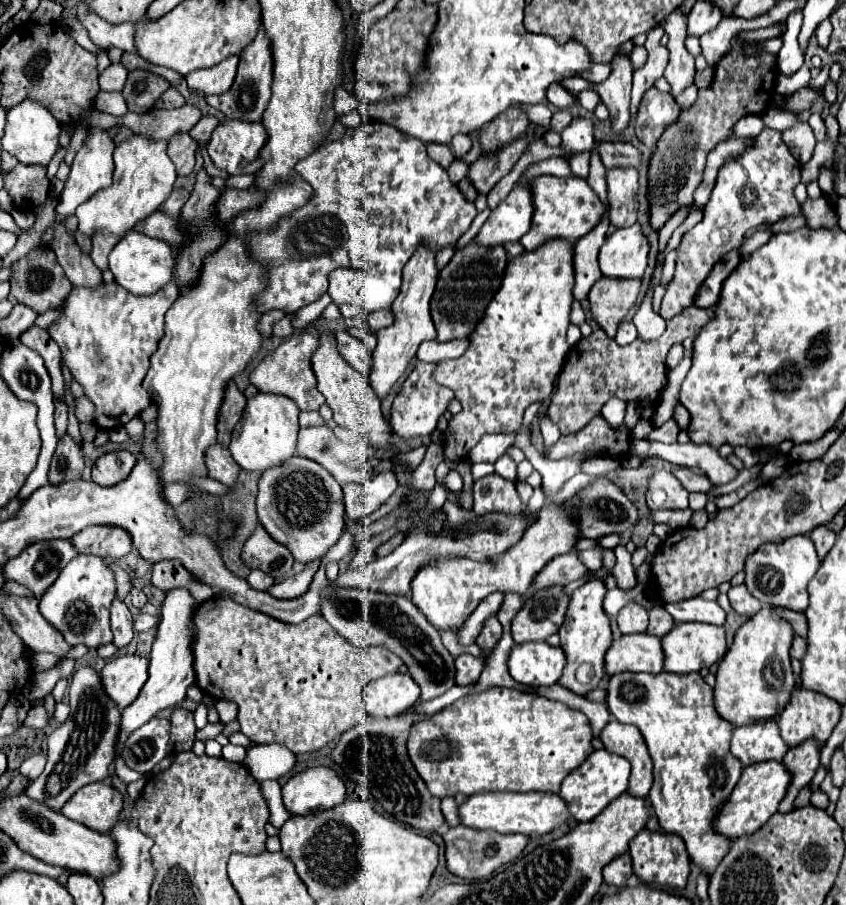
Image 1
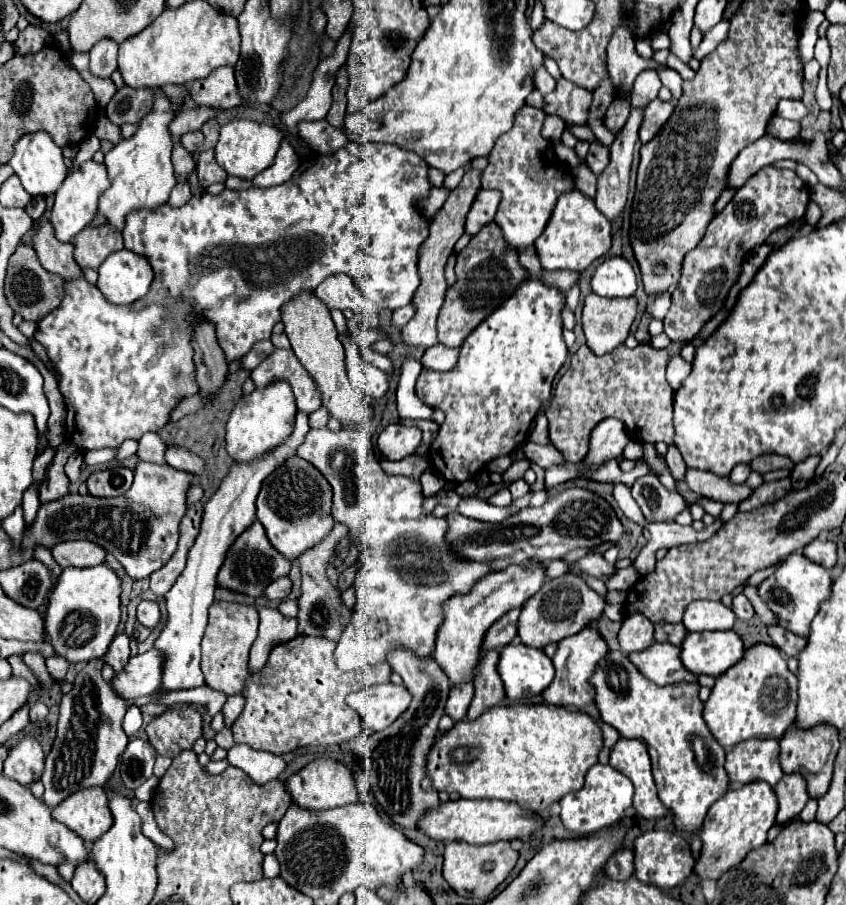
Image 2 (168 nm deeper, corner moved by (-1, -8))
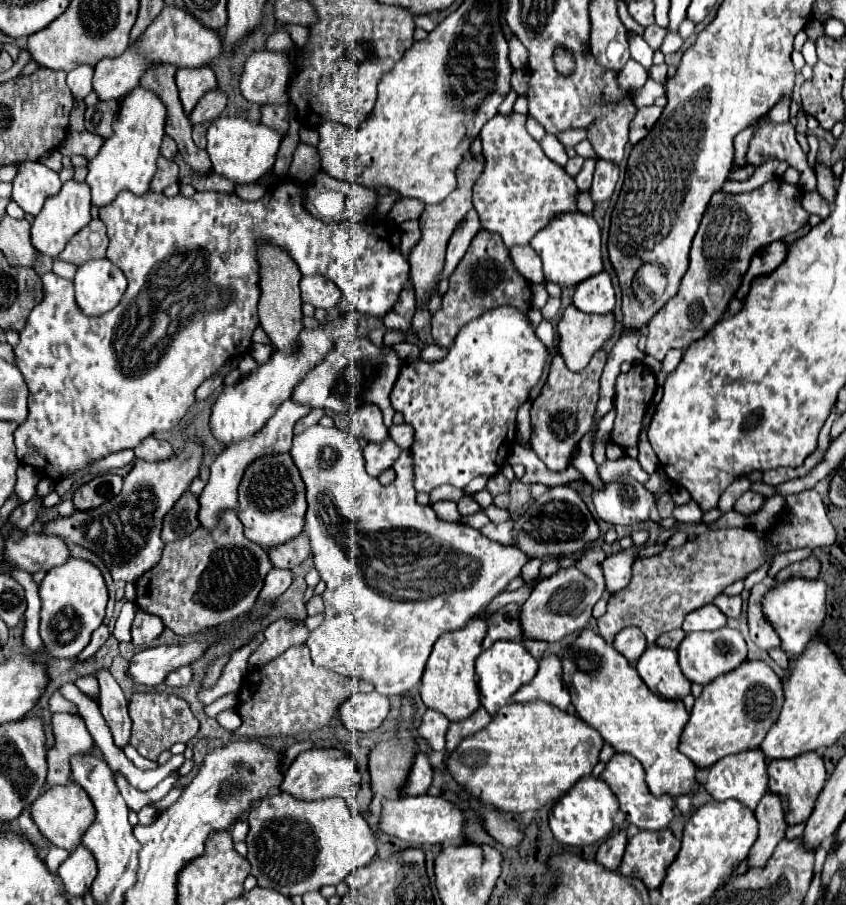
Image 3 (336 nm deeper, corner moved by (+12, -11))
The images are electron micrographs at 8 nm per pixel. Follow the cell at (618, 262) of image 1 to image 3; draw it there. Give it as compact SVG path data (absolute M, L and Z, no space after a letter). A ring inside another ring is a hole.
M601 271L579 283L573 303L585 313L611 313L615 307L615 289L607 271Z

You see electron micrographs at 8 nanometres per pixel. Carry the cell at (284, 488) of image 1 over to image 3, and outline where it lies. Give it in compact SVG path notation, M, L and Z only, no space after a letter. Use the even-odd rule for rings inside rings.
M289 453L265 455L247 467L241 481L237 517L243 523L249 541L269 551L277 545L295 539L305 529L305 511L305 483Z

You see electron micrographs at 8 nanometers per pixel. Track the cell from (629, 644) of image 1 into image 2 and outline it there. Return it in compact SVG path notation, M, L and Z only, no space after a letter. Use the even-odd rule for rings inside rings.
M654 642L648 650L630 654L634 666L654 684L668 686L680 682L698 682L698 676L690 674L680 662L680 646Z

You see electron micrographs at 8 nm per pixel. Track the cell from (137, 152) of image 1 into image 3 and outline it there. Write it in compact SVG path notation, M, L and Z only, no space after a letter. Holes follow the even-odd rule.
M135 87L123 101L117 119L113 121L113 135L103 143L99 153L89 161L87 183L93 193L93 205L109 205L123 189L145 195L149 191L149 181L157 171L157 157L161 141L165 137L165 105L161 99L143 87Z

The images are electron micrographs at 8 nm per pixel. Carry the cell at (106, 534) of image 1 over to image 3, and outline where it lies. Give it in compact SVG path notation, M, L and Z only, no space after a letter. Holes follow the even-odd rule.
M25 533L21 541L7 539L7 551L9 563L17 563L17 567L29 573L49 571L71 559L71 551L63 539L41 533Z

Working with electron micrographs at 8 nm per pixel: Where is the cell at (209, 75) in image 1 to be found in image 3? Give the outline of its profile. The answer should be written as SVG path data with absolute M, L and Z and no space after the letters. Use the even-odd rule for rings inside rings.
M211 67L179 69L175 75L175 81L177 81L179 99L183 103L185 113L189 113L207 91L217 89L217 79Z

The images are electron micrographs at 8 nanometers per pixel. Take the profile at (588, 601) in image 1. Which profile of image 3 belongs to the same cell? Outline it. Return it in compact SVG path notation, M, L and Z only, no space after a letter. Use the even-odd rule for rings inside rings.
M547 655L539 661L539 671L531 683L521 687L511 701L529 703L529 701L545 701L561 711L567 711L571 705L569 689L563 683L563 665L561 655Z

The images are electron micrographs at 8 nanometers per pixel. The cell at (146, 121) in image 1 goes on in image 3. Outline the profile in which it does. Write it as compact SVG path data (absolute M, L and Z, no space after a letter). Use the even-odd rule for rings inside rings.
M215 89L215 91L209 91L197 105L195 109L187 115L191 125L197 125L197 123L205 123L205 121L213 121L221 115L221 111L225 109L227 105L227 95L221 91L221 89Z

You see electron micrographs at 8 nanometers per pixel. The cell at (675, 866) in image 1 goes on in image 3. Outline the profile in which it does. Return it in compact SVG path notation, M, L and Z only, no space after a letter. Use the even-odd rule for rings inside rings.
M669 829L639 831L627 841L619 873L641 879L647 889L657 889L679 849L681 841Z

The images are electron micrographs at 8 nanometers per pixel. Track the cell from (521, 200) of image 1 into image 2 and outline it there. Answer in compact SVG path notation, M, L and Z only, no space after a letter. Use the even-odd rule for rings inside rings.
M520 108L518 116L514 116L514 128L498 136L488 156L490 162L482 174L482 188L498 190L502 194L496 224L502 228L504 240L516 250L528 248L536 242L548 224L558 196L576 188L570 168L558 160L552 144L546 144L540 136L544 118L546 114L540 108Z

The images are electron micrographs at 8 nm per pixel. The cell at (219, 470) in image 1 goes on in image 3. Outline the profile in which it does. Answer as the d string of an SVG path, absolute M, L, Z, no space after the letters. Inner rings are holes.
M147 437L135 447L135 457L145 461L163 461L163 459L169 459L171 455L175 455L171 443L159 441L155 437Z

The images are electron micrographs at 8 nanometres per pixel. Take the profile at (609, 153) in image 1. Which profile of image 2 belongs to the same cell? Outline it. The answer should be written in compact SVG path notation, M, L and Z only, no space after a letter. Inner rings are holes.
M594 142L590 144L590 150L588 150L588 156L586 156L586 166L594 172L594 174L600 174L610 162L610 154L608 154L608 148L604 148L602 144Z

